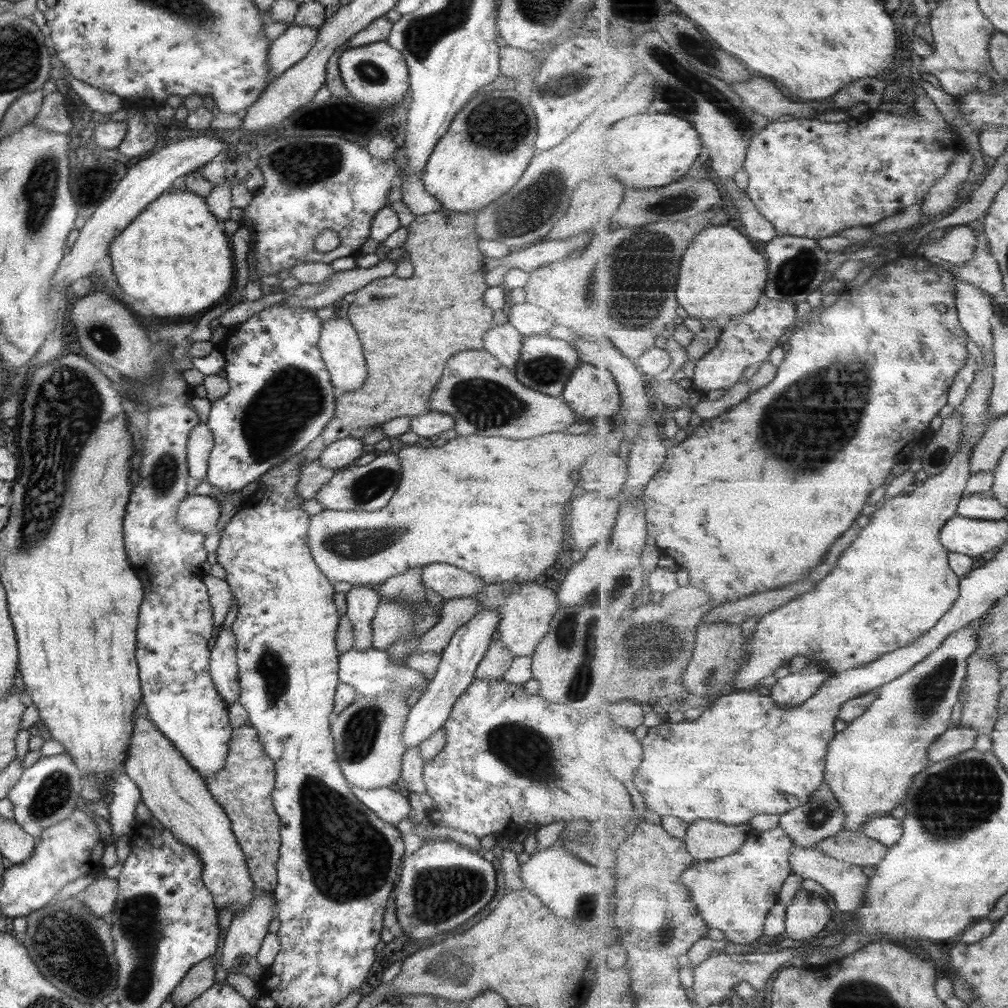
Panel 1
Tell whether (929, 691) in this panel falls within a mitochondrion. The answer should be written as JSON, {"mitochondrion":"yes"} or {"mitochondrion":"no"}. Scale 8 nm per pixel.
{"mitochondrion":"yes"}

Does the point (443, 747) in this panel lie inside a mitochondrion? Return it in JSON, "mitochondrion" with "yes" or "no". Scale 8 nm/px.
{"mitochondrion":"no"}

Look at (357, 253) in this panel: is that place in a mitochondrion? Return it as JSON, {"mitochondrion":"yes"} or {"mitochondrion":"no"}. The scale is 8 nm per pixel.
{"mitochondrion":"no"}

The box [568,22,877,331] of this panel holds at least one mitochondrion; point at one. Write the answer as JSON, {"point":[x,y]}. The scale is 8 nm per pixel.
{"point":[641,261]}

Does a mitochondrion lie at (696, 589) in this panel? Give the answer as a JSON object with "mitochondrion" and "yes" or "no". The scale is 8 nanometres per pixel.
{"mitochondrion":"no"}

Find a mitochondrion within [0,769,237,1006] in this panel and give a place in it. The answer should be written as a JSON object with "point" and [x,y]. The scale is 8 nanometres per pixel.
{"point":[80,962]}

